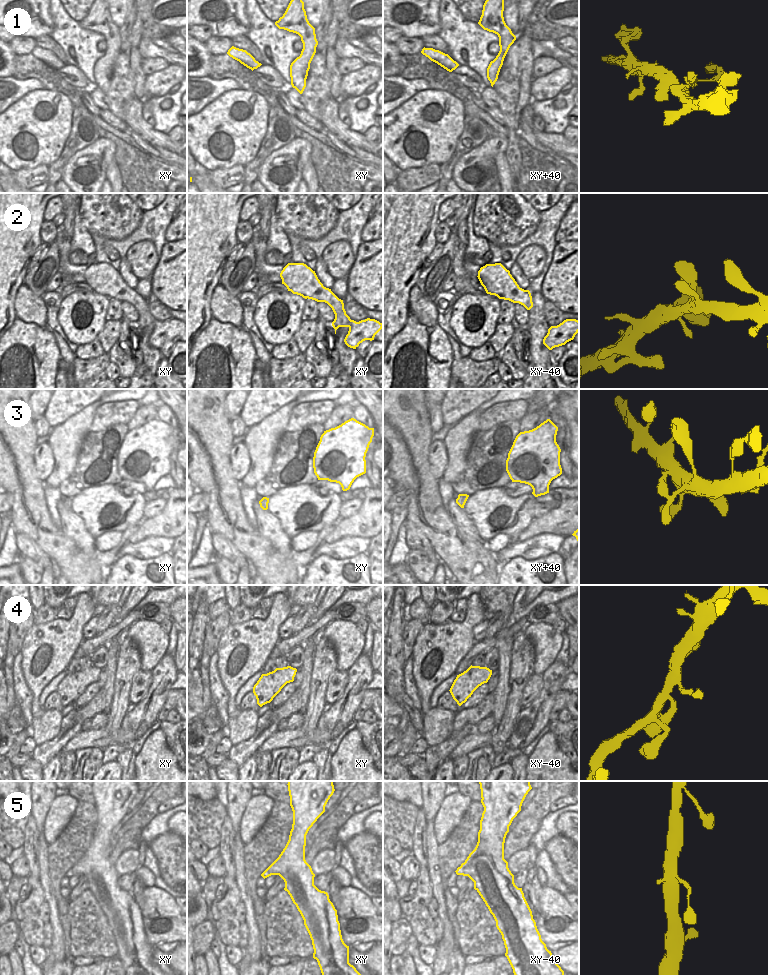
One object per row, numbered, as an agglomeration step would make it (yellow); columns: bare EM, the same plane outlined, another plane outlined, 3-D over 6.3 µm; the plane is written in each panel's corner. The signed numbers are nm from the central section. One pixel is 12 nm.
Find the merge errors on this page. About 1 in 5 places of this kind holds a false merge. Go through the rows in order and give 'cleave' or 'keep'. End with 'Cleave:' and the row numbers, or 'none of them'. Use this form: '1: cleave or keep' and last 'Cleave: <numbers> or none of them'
1: cleave
2: keep
3: keep
4: keep
5: keep
Cleave: 1

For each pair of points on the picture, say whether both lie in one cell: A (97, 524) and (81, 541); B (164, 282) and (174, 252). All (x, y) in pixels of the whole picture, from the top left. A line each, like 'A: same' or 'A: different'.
A: different
B: same

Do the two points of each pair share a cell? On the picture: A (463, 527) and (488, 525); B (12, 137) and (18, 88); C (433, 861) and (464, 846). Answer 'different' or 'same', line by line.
A: different
B: different
C: different

